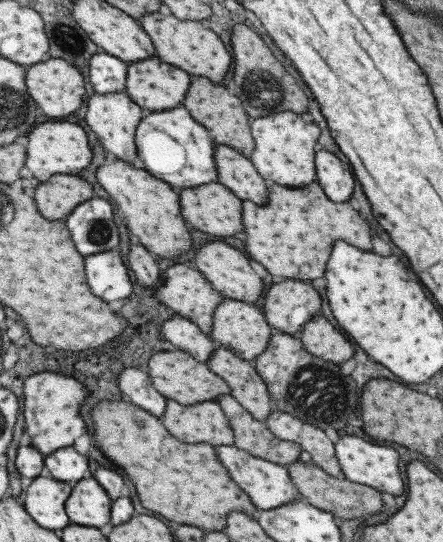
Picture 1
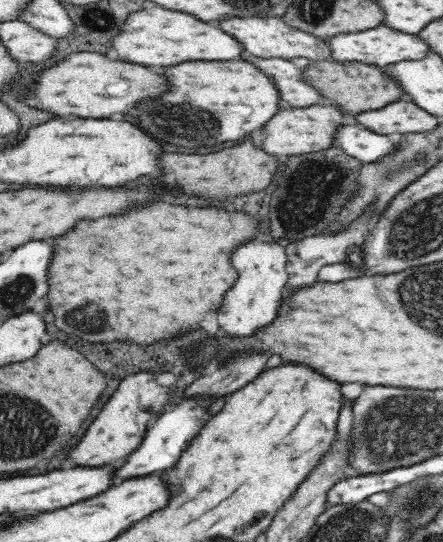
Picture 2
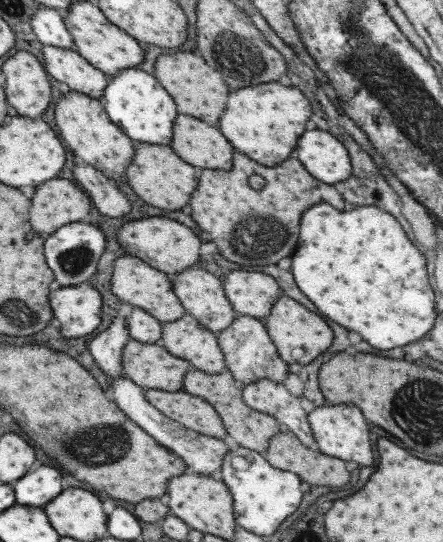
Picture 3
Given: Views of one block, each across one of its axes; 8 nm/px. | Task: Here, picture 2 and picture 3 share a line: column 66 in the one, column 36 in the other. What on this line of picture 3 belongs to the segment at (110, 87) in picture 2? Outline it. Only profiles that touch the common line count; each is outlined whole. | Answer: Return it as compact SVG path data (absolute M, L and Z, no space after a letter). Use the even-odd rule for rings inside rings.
M29 52L14 53L2 64L1 71L5 75L5 83L2 88L5 92L6 102L15 109L17 115L38 118L42 112L45 112L47 104L51 100L51 86L45 76L44 66L41 66L33 54L29 54Z

